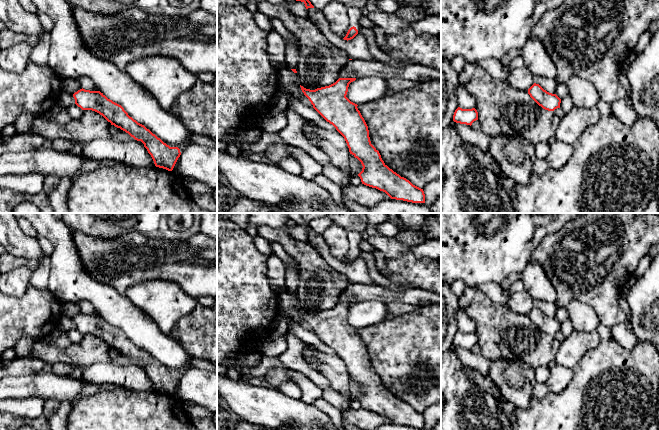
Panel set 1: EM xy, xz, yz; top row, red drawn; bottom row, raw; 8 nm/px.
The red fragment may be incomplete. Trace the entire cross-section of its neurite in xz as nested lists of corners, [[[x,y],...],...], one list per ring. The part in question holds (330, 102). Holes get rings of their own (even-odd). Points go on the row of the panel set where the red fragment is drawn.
[[[339,78],[335,83],[315,90],[306,89],[301,85],[300,87],[313,108],[344,137],[350,154],[361,162],[363,168],[358,176],[362,184],[385,192],[391,199],[425,203],[423,189],[390,169],[382,160],[379,151],[371,144],[368,126],[357,108],[358,105],[346,97],[349,84],[355,80],[356,78]]]

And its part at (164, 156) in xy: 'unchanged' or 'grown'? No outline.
unchanged

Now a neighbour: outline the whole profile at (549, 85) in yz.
[[[534,77],[534,83],[539,84],[547,92],[555,94],[557,86],[557,82],[555,80],[542,77]]]

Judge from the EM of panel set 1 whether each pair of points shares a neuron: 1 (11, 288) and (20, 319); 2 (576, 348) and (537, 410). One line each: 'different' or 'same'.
1: different
2: different

